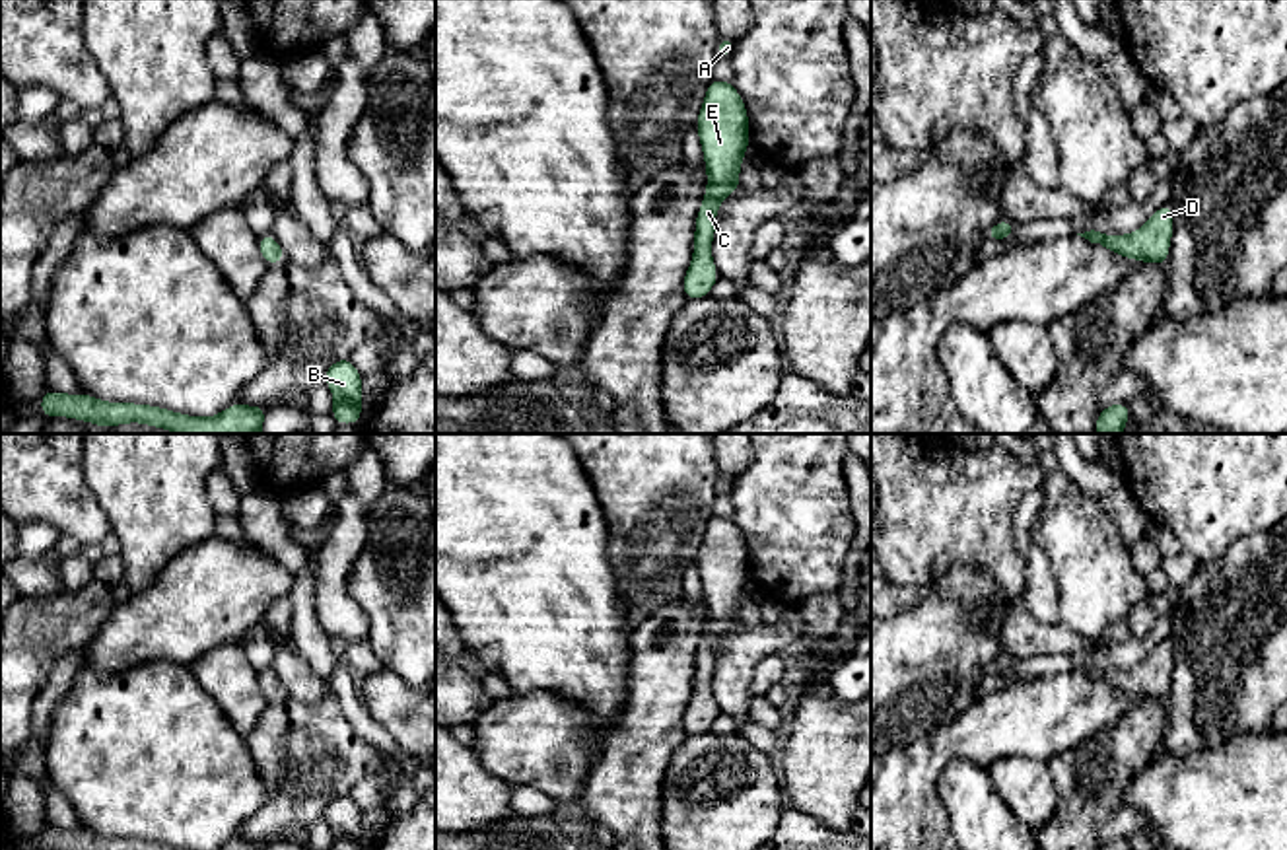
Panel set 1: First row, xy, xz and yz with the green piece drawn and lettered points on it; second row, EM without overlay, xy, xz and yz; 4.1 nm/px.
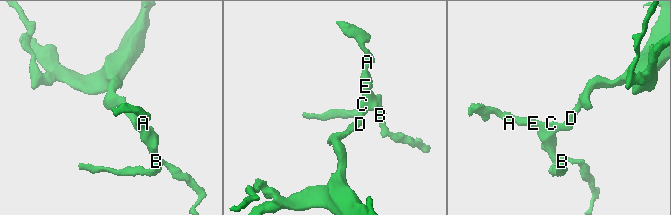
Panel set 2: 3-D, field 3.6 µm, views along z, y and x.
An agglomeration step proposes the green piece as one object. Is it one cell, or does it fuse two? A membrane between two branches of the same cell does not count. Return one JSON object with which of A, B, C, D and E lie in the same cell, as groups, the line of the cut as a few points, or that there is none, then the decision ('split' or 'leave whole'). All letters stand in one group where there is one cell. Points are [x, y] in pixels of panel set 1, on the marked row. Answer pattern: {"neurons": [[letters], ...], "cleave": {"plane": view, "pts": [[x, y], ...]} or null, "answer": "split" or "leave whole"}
{"neurons": [["A", "B", "C", "D", "E"]], "cleave": null, "answer": "leave whole"}

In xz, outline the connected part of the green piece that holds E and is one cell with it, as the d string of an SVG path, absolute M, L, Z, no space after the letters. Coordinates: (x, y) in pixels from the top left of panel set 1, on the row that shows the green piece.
M717 78L710 82L696 128L706 159L708 189L696 216L694 257L682 282L686 300L710 296L719 278L712 261L715 212L727 195L741 189L739 169L750 144L747 107L733 84Z

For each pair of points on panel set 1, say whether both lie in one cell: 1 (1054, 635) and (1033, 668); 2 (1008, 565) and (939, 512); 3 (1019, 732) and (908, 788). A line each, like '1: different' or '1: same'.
1: different
2: same
3: same

